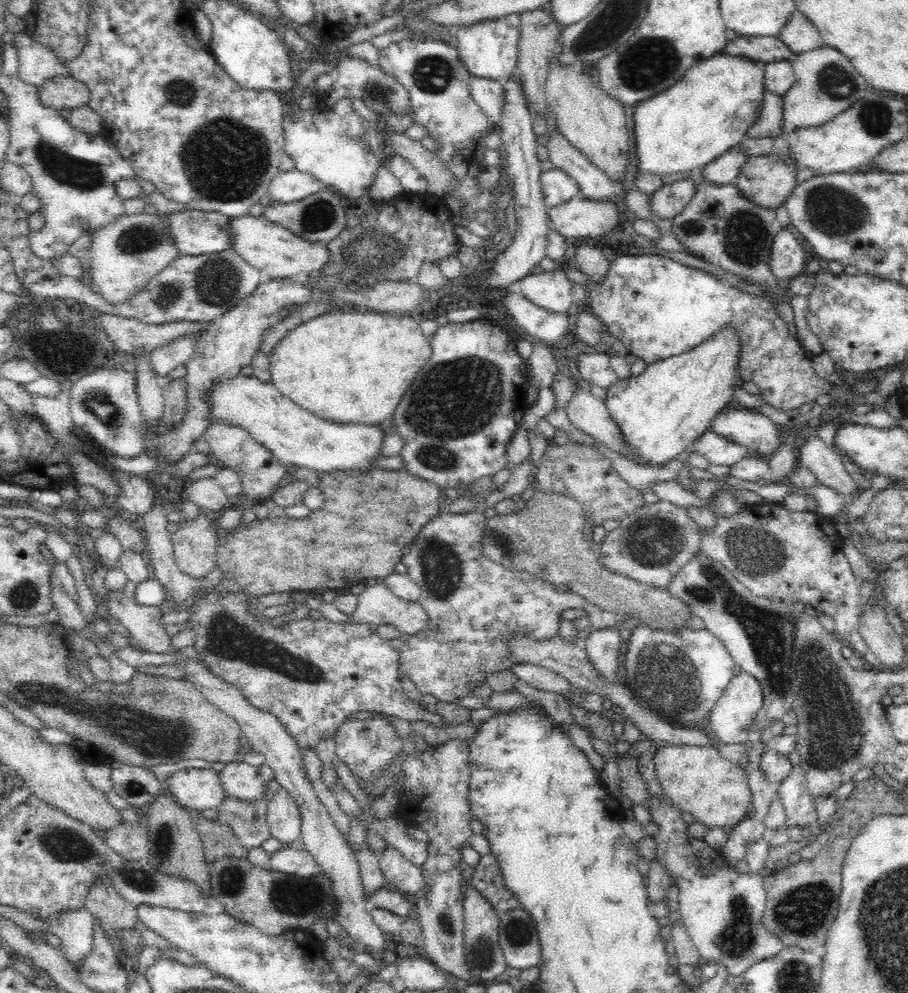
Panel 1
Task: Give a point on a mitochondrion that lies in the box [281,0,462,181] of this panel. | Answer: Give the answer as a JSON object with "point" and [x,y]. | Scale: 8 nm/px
{"point":[432,74]}

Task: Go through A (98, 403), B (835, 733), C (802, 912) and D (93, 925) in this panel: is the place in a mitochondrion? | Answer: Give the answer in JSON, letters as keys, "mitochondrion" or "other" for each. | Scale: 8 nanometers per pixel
{"A":"mitochondrion","B":"mitochondrion","C":"mitochondrion","D":"other"}

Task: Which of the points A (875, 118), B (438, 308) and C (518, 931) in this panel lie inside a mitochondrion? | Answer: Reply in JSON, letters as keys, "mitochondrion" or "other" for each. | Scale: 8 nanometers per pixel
{"A":"mitochondrion","B":"other","C":"mitochondrion"}

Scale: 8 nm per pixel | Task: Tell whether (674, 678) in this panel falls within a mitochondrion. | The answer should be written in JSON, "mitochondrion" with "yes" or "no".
{"mitochondrion":"yes"}

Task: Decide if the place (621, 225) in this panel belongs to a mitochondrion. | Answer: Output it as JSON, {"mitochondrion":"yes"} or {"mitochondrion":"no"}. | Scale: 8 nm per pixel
{"mitochondrion":"no"}

